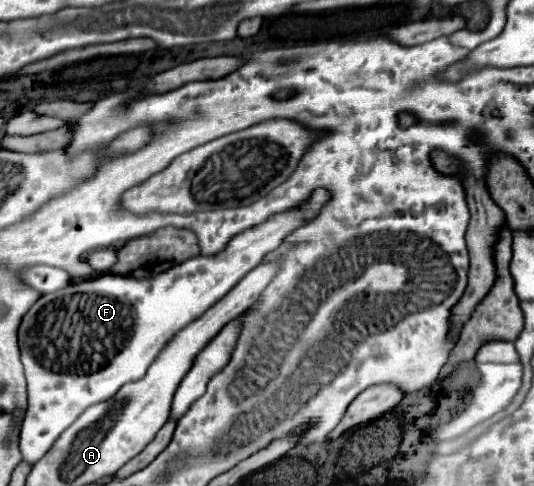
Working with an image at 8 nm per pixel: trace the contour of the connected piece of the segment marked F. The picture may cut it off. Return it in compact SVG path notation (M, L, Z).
M316 189L294 211L272 215L272 219L232 237L224 251L208 257L196 255L148 279L106 273L42 295L18 329L28 381L28 409L20 429L22 459L34 465L90 405L110 399L124 383L142 379L176 331L220 301L294 229L312 221L324 203L328 203L328 193Z

